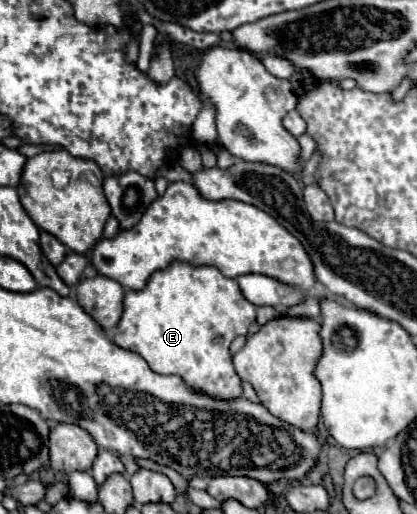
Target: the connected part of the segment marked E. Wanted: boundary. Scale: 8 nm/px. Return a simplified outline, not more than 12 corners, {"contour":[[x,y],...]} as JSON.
{"contour":[[174,261],[126,291],[114,343],[234,399],[254,321],[236,279]]}

